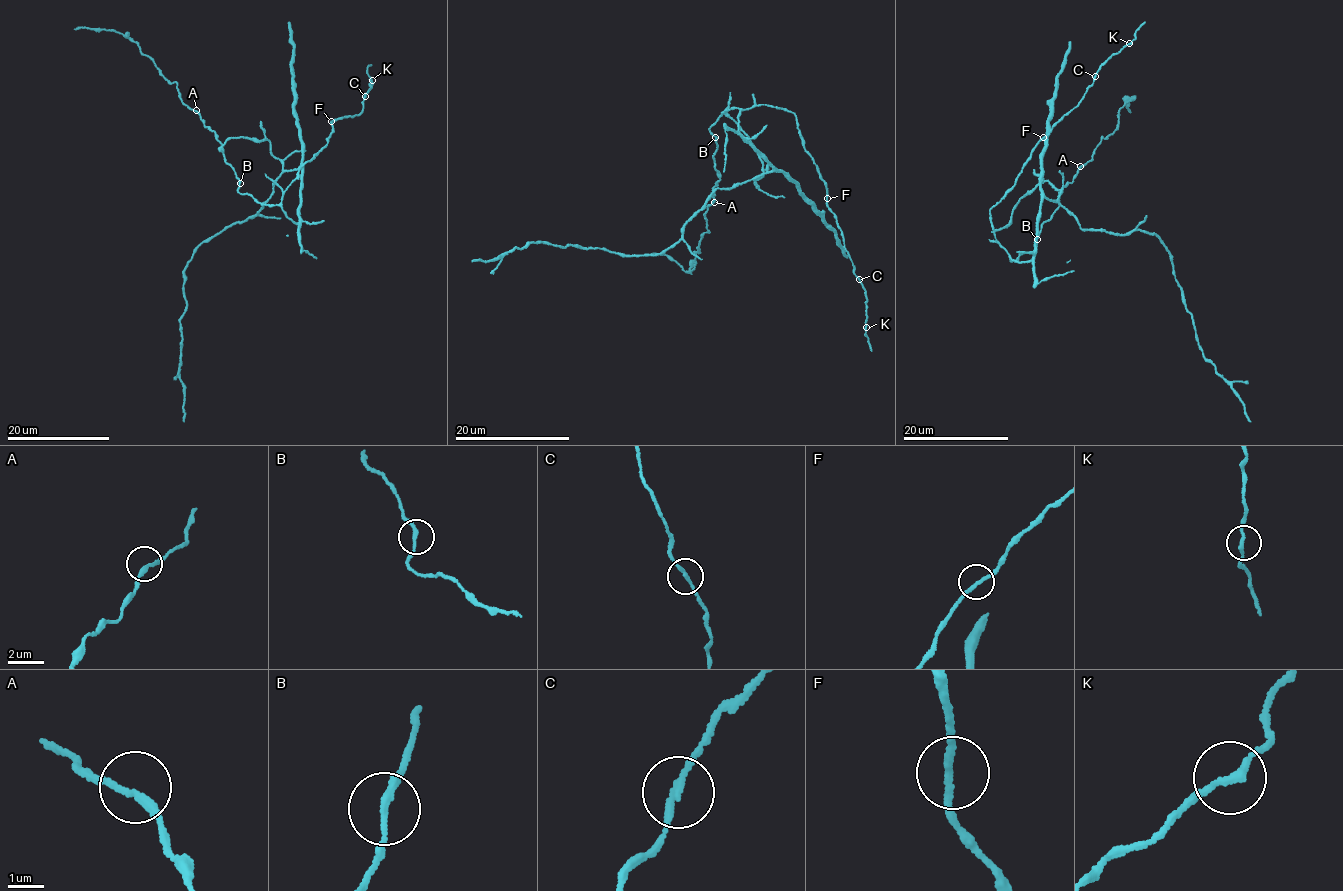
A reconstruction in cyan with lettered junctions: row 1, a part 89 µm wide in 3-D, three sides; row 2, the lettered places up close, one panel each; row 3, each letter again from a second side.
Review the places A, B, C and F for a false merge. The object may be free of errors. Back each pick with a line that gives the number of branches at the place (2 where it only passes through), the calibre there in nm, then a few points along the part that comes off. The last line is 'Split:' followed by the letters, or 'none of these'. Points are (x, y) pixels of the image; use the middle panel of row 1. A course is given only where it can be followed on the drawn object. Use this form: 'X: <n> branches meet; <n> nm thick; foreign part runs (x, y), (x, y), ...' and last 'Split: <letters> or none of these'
C: 2 branches meet; 200 nm thick; foreign part runs (859, 280), (867, 297), (864, 334), (869, 337), (872, 351)
Split: C

